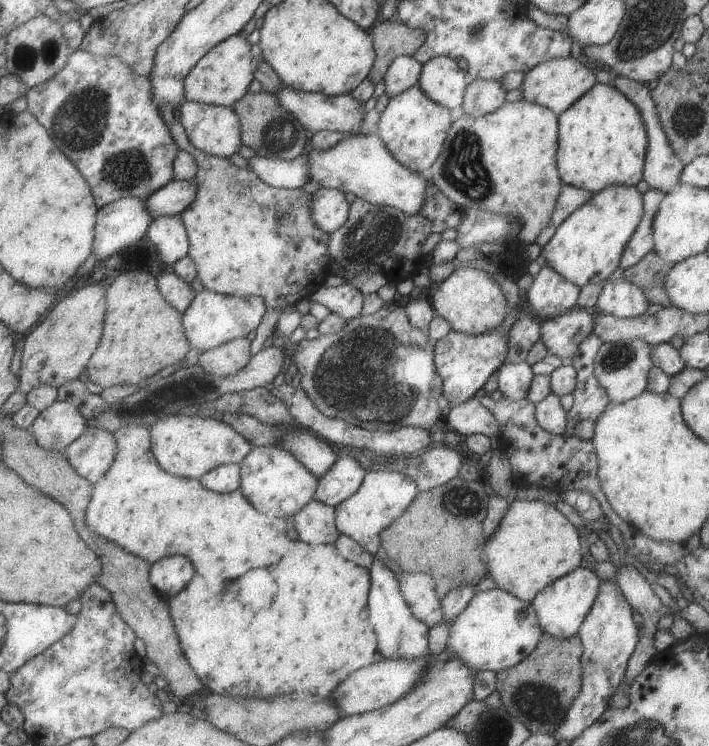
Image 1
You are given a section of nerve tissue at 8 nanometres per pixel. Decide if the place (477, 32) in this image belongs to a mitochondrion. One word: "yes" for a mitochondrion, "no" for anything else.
yes

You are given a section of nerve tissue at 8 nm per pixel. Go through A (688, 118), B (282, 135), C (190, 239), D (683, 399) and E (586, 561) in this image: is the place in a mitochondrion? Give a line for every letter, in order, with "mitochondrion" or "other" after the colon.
A: mitochondrion
B: mitochondrion
C: other
D: other
E: other

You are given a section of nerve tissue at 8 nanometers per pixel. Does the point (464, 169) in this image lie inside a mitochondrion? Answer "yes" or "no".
yes

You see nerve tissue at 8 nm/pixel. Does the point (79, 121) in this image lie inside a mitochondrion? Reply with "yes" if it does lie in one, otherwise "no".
yes

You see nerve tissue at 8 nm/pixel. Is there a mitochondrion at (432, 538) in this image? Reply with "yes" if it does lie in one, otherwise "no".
no

